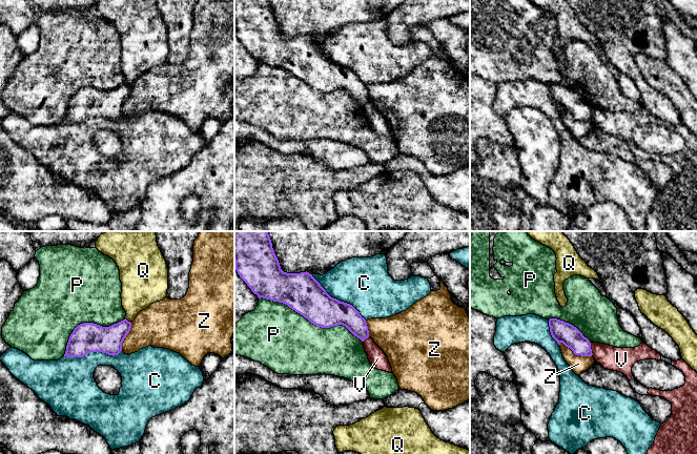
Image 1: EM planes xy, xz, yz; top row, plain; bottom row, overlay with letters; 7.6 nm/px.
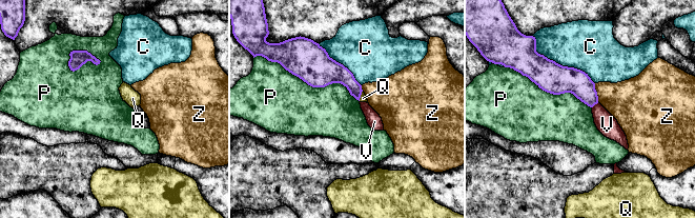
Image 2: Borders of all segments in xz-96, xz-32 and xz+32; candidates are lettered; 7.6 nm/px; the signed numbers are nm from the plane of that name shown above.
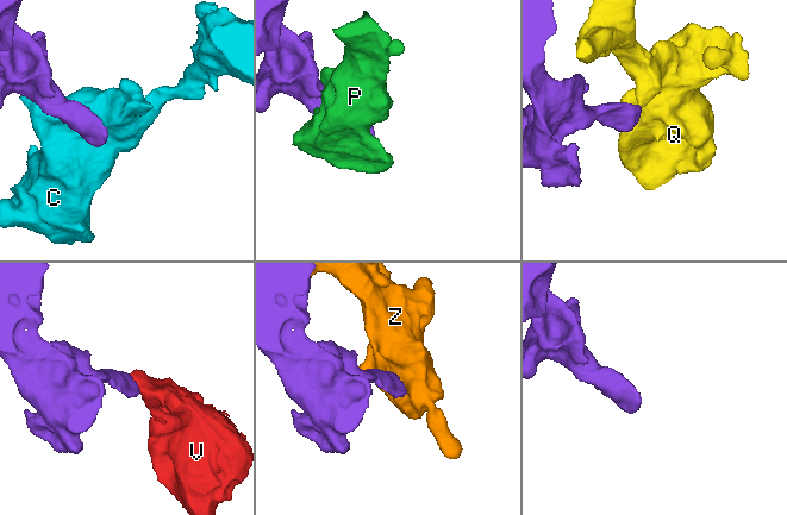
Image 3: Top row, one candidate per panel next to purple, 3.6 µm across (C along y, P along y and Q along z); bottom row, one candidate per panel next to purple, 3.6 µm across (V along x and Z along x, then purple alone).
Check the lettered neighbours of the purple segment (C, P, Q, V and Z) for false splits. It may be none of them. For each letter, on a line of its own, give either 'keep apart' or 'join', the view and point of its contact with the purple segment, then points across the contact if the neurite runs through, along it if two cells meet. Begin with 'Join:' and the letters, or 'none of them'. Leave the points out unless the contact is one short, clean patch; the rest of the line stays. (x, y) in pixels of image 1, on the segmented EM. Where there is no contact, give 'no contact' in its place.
Join: none of them
C: keep apart; meets purple in xz at (337, 300)
P: keep apart; meets purple in xz at (310, 322)
Q: keep apart; meets purple in xy at (126, 320); border along xy (125, 317), (129, 322)
V: keep apart; meets purple in yz at (590, 348); border along yz (589, 341), (592, 355)
Z: keep apart; meets purple in yz at (575, 354)

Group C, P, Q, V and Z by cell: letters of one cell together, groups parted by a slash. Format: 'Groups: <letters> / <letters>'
Groups: C / P / Q / V / Z

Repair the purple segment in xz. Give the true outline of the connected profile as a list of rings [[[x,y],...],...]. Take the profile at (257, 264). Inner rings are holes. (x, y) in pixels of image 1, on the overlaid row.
[[[234,231],[234,262],[238,274],[259,298],[263,297],[273,302],[283,303],[303,315],[316,327],[330,328],[343,325],[362,342],[369,337],[366,319],[352,305],[331,297],[309,272],[287,273],[281,269],[267,231]]]

